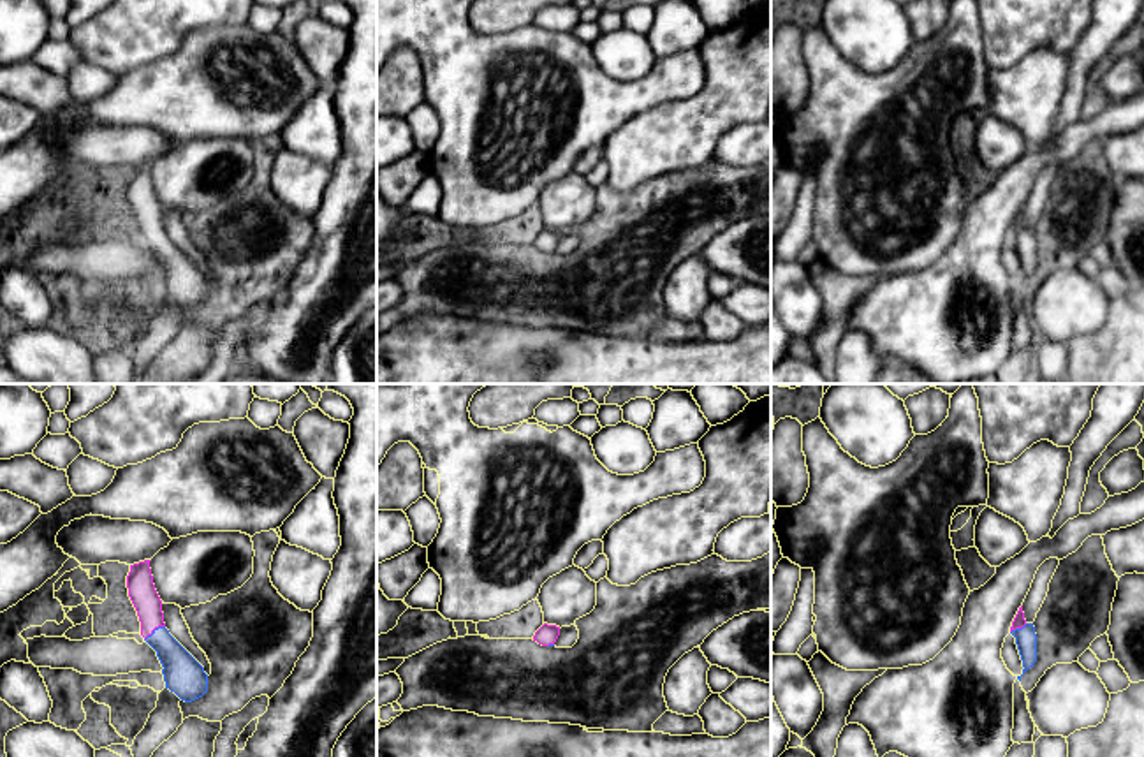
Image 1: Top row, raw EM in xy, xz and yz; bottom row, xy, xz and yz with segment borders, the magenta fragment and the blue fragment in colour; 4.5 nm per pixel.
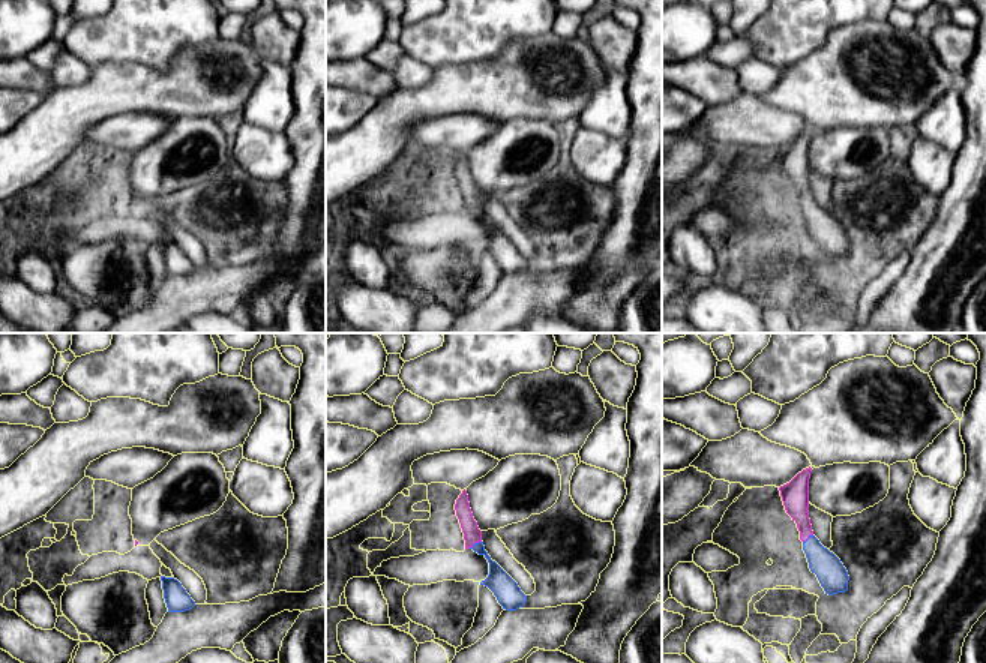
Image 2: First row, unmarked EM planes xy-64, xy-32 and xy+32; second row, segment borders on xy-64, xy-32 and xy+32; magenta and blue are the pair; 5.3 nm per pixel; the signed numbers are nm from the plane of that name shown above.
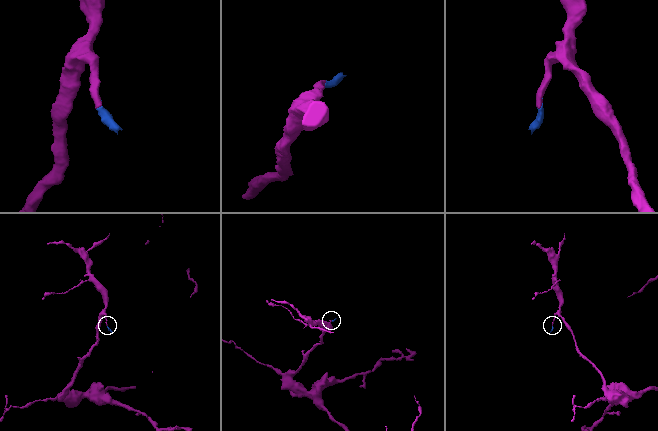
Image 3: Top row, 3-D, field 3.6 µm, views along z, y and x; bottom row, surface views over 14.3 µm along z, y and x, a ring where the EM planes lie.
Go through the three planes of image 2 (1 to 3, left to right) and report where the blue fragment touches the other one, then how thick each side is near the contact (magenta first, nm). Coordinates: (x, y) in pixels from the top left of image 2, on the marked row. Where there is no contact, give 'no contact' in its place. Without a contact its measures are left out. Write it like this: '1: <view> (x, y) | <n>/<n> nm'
1: no contact
2: xy-32 (474, 542) | 100/120 nm
3: xy+32 (808, 537) | 140/160 nm

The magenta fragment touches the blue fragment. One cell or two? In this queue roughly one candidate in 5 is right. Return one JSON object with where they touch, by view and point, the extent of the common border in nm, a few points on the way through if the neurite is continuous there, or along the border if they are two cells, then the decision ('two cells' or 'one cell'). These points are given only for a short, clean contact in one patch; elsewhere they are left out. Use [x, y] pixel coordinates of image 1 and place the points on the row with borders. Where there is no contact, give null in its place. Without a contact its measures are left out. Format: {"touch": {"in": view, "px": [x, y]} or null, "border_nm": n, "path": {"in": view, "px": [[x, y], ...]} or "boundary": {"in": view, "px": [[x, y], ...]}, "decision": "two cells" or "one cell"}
{"touch": {"in": "xy", "px": [154, 629]}, "border_nm": 120, "path": {"in": "xy", "px": [[139, 581], [154, 629], [183, 675]]}, "decision": "one cell"}

